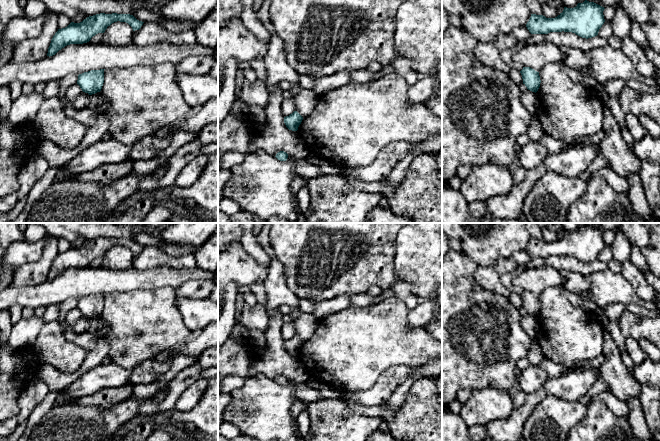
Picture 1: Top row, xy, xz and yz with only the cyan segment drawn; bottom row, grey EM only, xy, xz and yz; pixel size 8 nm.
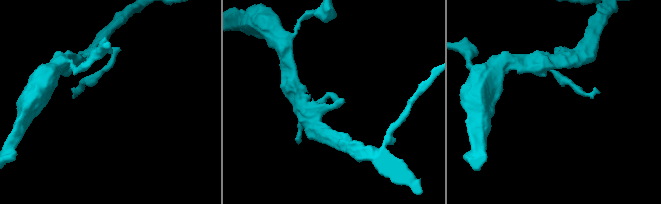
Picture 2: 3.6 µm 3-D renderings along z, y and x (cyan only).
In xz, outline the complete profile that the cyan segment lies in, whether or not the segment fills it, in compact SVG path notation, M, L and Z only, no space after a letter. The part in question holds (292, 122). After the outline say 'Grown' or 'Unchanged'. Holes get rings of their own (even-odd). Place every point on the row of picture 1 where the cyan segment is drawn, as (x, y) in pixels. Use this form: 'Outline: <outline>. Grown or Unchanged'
Outline: M294 111L289 116L284 117L284 123L289 130L297 131L299 125L301 124L303 117L297 112Z. Unchanged

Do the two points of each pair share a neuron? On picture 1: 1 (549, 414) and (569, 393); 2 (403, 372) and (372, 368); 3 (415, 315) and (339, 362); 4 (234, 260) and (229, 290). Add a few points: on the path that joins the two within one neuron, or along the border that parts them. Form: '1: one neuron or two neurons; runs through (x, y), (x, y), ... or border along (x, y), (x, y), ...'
1: two neurons; border along (578, 399), (564, 400), (547, 396), (540, 403)
2: two neurons; border along (408, 366), (389, 367), (369, 387)
3: two neurons; border along (409, 310), (407, 326), (424, 328)
4: two neurons; border along (228, 283), (238, 285)

